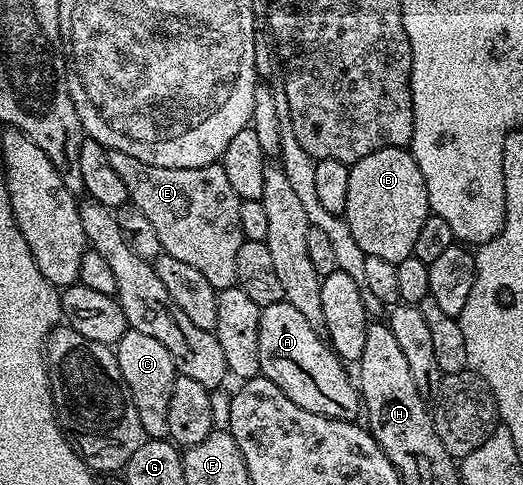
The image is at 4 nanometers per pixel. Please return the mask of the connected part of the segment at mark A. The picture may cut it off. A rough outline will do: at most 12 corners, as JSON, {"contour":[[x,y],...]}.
{"contour":[[294,305],[261,307],[260,375],[294,405],[357,418],[359,386]]}

